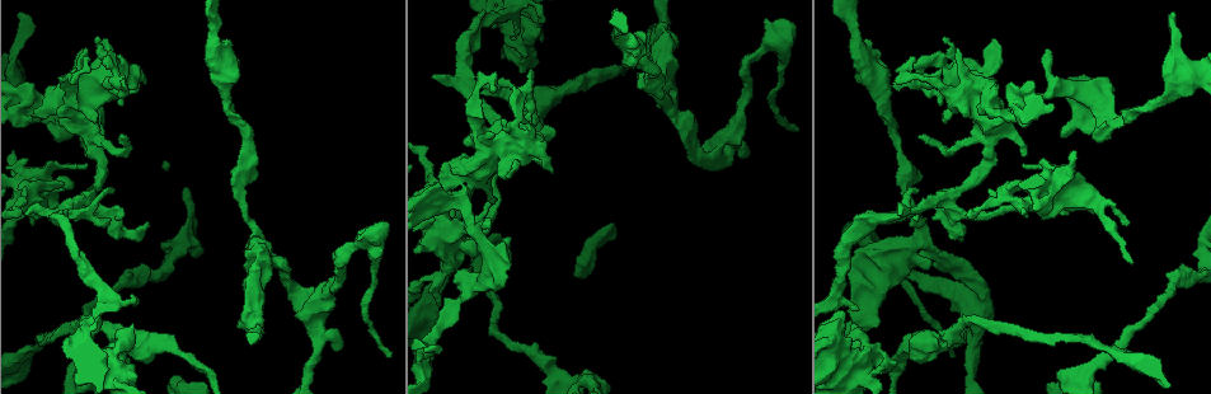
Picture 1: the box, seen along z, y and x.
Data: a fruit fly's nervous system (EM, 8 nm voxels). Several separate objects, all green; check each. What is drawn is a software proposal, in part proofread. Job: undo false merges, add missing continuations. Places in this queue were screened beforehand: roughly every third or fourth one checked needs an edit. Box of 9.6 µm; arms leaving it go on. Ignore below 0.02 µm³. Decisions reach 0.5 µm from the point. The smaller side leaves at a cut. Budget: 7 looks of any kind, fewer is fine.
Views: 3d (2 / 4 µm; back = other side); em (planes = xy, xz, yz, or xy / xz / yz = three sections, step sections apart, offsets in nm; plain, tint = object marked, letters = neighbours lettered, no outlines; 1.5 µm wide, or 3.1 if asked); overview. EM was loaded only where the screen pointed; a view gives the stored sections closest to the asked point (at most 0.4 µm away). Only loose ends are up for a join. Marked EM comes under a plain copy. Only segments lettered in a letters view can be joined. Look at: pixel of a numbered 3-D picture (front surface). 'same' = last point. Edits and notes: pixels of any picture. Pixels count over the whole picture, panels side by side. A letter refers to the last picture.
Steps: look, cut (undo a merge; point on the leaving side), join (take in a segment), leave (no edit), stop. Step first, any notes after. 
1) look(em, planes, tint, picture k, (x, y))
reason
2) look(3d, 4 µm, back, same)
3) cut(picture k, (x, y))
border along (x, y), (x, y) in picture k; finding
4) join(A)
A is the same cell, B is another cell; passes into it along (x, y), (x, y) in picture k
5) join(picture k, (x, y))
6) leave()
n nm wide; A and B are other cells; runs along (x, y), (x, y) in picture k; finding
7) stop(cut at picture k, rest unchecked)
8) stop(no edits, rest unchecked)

look(em, xz, step 4, tint, picture 1, (1062, 137))
branch stops here

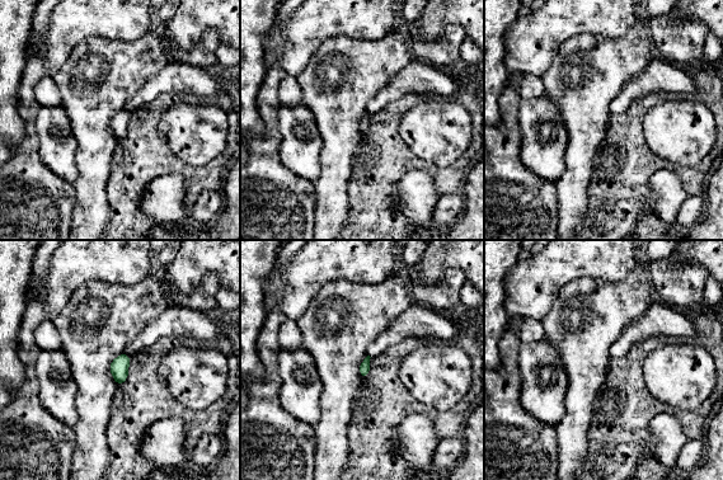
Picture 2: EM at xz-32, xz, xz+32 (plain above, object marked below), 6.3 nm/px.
look(em, xz, step 4, letters, same)
see the neighbours

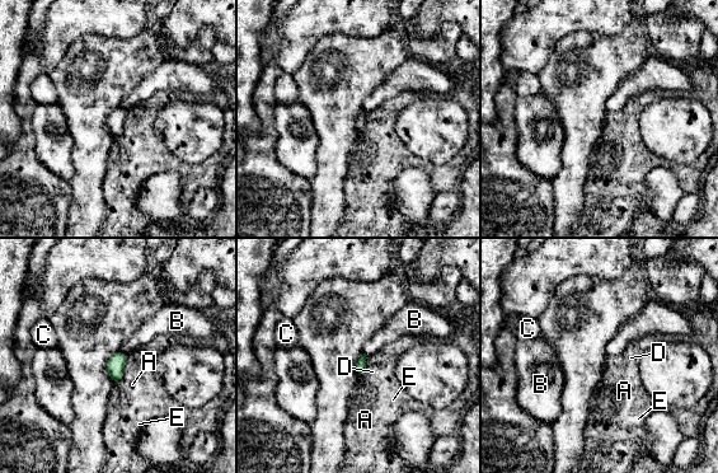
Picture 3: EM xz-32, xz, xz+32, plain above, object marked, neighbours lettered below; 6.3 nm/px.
leave()
D touches over 120 nm; A, B, C, D and E are other cells; border along (366, 363), (366, 369), (358, 378) in picture 3; none of them fits

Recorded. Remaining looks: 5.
look(3d, 2 µm, picture 1, (1048, 52))
an open end

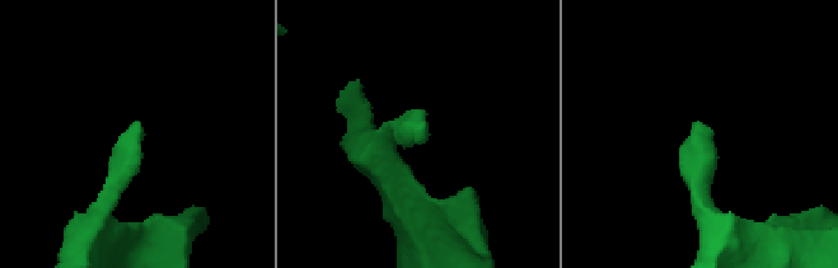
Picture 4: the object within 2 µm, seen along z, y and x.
look(em, 3.1 µm, planes, letters, picture 4, (137, 123))
now the EM

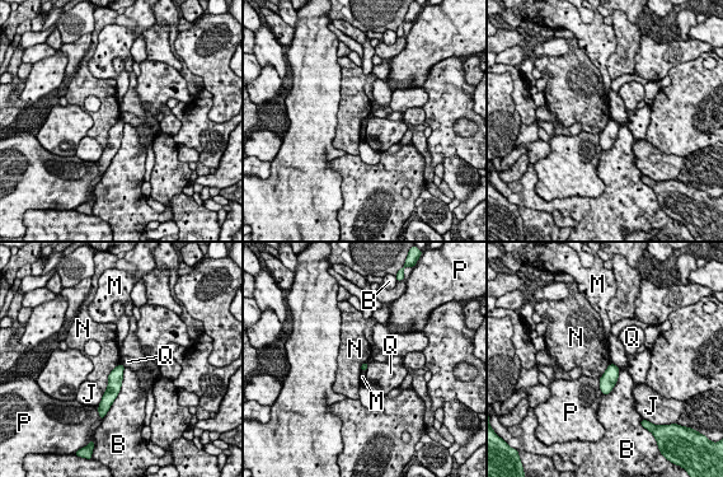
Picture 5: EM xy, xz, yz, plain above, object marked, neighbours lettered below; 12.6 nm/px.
leave()
B, J, M, N, P and Q are other cells; border along (121, 363), (108, 375), (104, 393) in picture 5; no lettered segment goes on from it

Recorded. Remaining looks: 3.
look(em, planes, tint, picture 1, (66, 213))
a fork

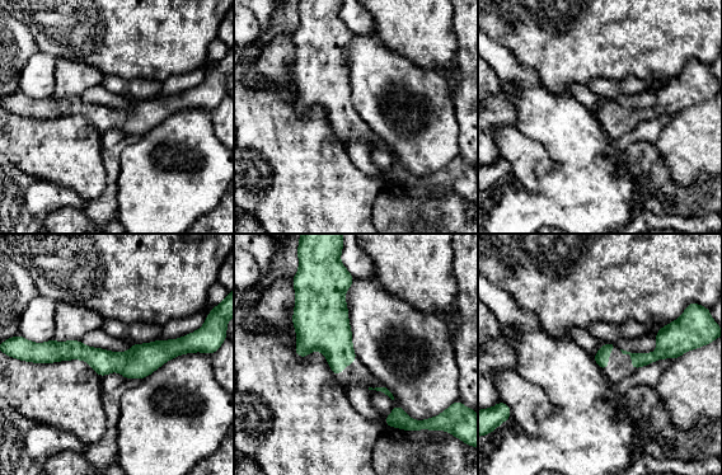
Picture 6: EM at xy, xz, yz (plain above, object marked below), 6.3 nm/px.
look(em, planes, letters, same)
see the neighbours

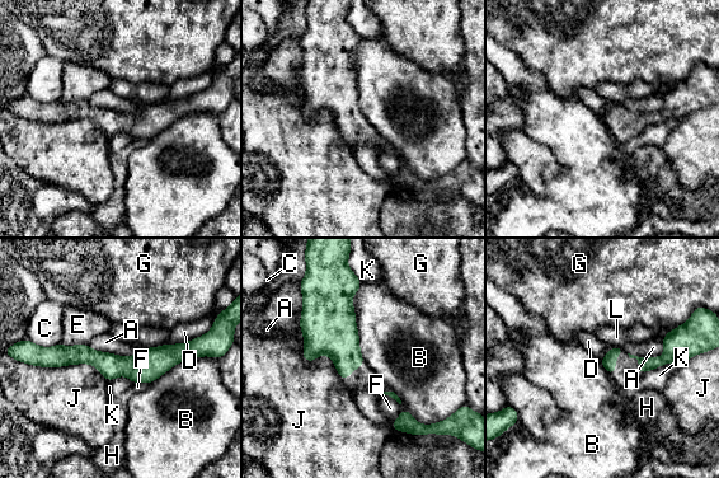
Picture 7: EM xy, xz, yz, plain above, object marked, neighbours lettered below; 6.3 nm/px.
leave()
A, B, C, D, E, F, G, H, J, K and L are other cells; border along (198, 336), (186, 342), (167, 343) in picture 7; continuous, no second neuron

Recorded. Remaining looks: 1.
stop(no edits, rest unchecked)

